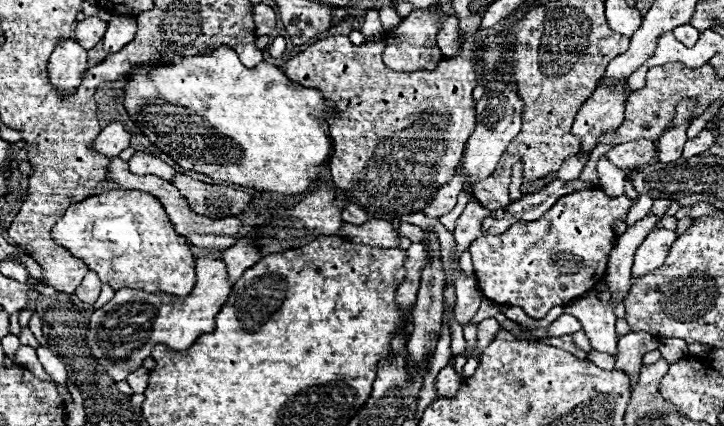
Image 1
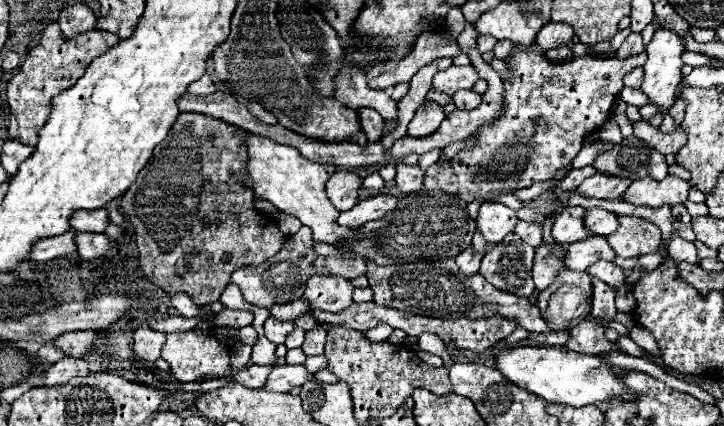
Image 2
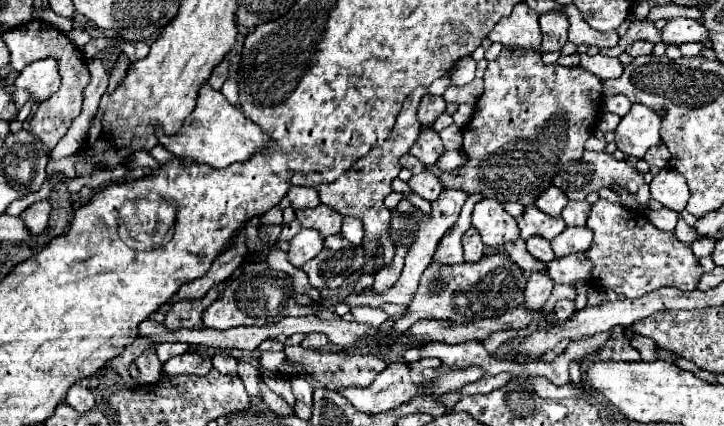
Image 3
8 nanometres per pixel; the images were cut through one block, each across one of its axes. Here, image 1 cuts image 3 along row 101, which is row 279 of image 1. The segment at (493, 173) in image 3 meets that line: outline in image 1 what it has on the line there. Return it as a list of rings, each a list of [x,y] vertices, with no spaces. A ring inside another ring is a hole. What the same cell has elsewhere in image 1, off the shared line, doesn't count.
[[[578,190],[578,194],[568,194],[566,198],[558,200],[542,218],[538,218],[538,220],[534,220],[534,222],[524,222],[524,220],[522,220],[522,222],[516,222],[514,226],[510,226],[510,230],[506,230],[506,232],[500,234],[500,236],[480,236],[480,238],[476,238],[476,240],[470,244],[470,254],[472,254],[472,260],[474,260],[474,272],[476,272],[476,276],[478,276],[478,284],[480,284],[482,292],[484,292],[484,296],[486,296],[488,300],[496,302],[496,304],[520,306],[530,318],[536,318],[536,320],[542,320],[542,318],[550,312],[550,308],[554,308],[554,306],[566,306],[566,304],[570,304],[570,302],[576,300],[578,296],[582,296],[582,294],[586,294],[588,290],[592,290],[594,284],[598,284],[600,278],[606,274],[608,252],[612,250],[614,238],[616,238],[612,226],[614,226],[614,222],[616,222],[618,218],[622,218],[622,216],[628,214],[628,208],[630,208],[630,200],[628,200],[626,194],[616,196],[616,198],[610,198],[610,196],[606,196],[602,190]]]

